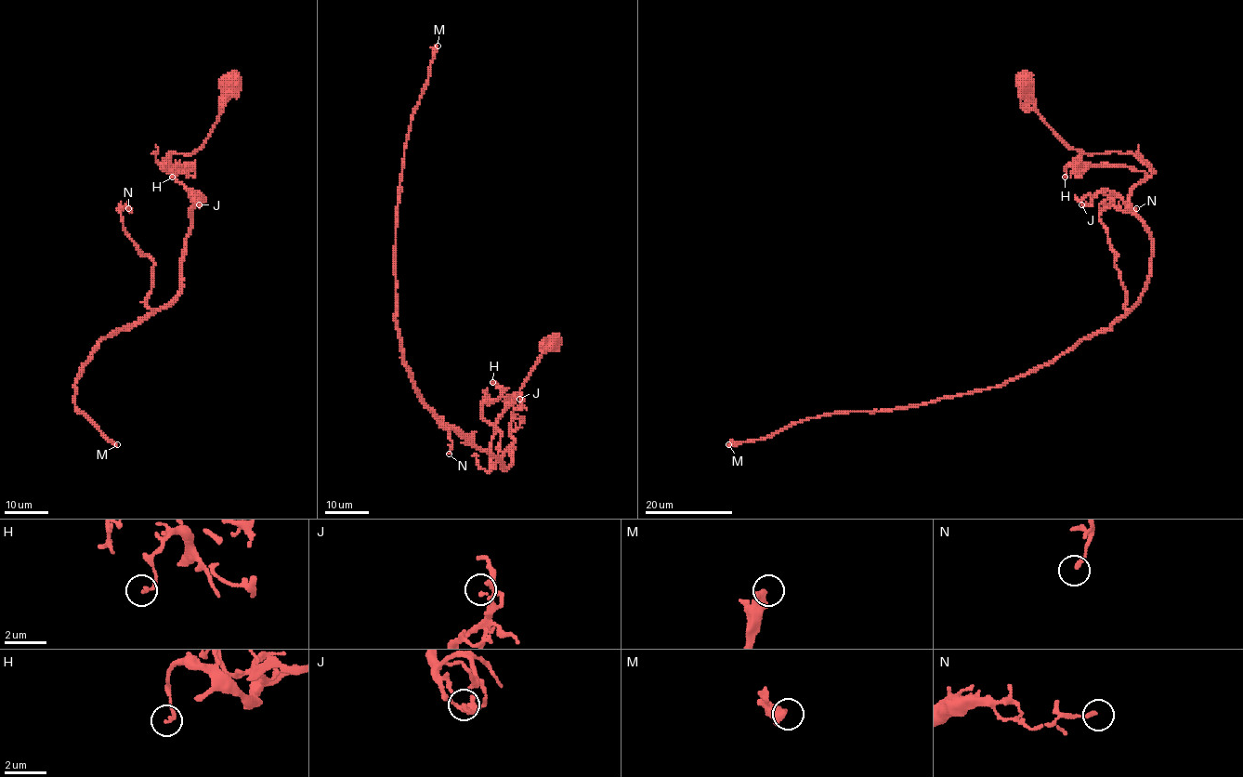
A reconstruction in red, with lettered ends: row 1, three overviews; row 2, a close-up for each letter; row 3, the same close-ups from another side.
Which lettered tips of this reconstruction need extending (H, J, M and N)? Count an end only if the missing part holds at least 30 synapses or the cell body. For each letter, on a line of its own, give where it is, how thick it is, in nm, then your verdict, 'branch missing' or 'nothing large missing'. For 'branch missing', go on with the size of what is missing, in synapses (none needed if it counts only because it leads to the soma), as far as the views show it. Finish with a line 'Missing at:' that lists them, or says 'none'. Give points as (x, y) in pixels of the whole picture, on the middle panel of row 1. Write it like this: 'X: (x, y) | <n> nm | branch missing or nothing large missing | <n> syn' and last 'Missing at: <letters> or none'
H: (492, 382) | 150 nm | nothing large missing
J: (519, 399) | 150 nm | nothing large missing
M: (438, 46) | 500 nm | branch missing | 650 syn
N: (449, 454) | 180 nm | nothing large missing
Missing at: M

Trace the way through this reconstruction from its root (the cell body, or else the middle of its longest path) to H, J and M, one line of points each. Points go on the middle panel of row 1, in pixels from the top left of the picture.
H: (549, 345), (496, 424), (492, 468), (501, 433), (482, 417), (482, 403), (501, 396), (501, 387), (492, 382)
J: (549, 345), (496, 424), (490, 446), (492, 468), (513, 449), (511, 421), (524, 401), (519, 399)
M: (549, 345), (496, 424), (490, 467), (513, 447), (505, 469), (440, 421), (403, 362), (401, 160), (438, 46)

